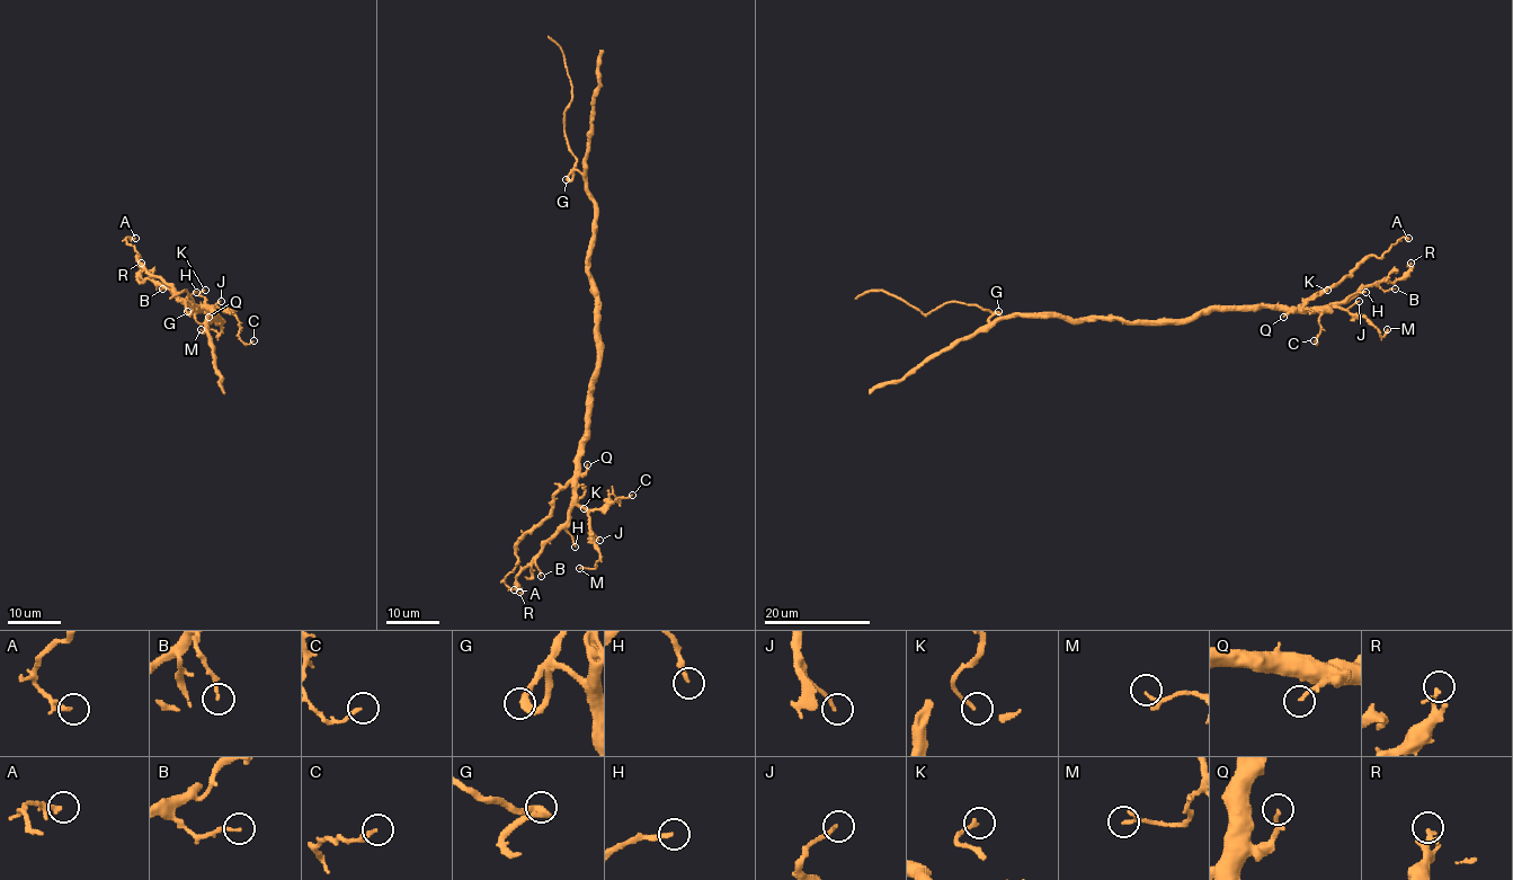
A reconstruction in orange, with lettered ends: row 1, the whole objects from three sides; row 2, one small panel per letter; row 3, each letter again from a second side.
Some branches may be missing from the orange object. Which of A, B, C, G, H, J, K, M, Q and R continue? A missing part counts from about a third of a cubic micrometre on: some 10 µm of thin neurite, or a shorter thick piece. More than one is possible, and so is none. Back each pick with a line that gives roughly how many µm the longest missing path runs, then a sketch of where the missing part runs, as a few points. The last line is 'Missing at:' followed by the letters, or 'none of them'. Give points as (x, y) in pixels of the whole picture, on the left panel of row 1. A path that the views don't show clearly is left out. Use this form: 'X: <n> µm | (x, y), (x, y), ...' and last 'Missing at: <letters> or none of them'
Missing at: none of them

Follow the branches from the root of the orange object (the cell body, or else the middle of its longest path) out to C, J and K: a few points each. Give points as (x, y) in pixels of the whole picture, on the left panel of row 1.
C: (216, 322), (206, 308), (198, 309), (225, 308), (238, 322), (239, 338), (245, 344), (254, 340)
J: (216, 322), (206, 308), (198, 309), (211, 309), (221, 301)
K: (216, 322), (206, 308), (199, 310), (205, 307), (206, 301), (199, 295), (205, 290)

